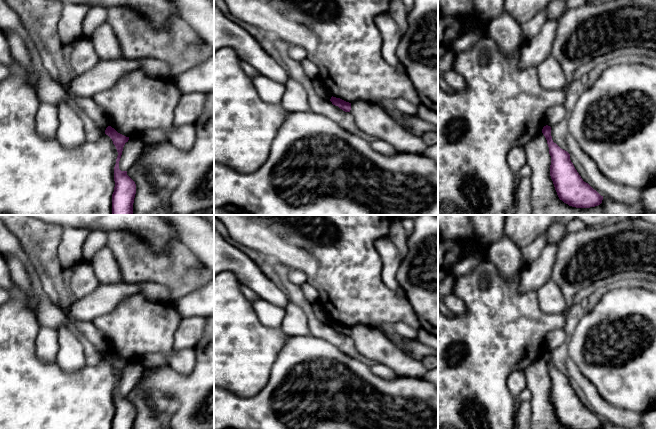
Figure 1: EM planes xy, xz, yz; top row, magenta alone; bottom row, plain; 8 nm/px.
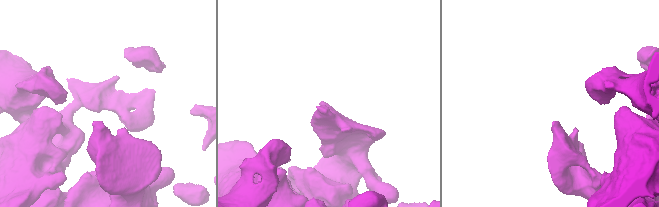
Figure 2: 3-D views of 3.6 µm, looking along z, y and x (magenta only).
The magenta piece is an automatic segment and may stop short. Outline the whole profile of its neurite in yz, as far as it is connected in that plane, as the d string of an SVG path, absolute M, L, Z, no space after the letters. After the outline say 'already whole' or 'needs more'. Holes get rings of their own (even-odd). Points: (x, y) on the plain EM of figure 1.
M544 350L542 357L549 371L550 400L559 423L568 429L600 429L603 420L583 405L570 384L570 378L553 366L551 351Z; already whole

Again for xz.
M331 321L330 325L333 329L338 330L340 333L342 333L345 336L350 336L351 334L351 327L346 326L340 322Z; already whole

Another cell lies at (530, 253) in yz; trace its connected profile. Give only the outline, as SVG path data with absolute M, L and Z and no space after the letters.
M542 234L531 244L522 248L521 253L526 263L530 264L537 260L540 257L542 250L548 245L546 235Z

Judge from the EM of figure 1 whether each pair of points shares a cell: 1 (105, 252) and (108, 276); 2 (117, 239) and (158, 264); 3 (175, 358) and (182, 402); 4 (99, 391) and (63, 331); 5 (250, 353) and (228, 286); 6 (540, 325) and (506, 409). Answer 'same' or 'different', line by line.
1: same
2: same
3: different
4: different
5: same
6: same

